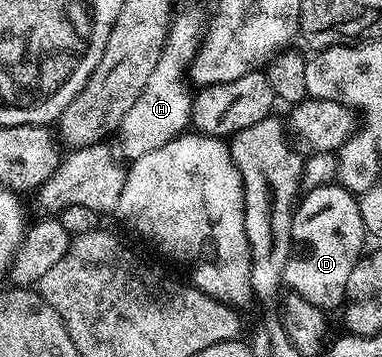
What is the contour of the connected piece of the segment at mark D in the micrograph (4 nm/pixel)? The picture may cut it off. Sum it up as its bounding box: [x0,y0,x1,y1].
[284,183,366,311]

